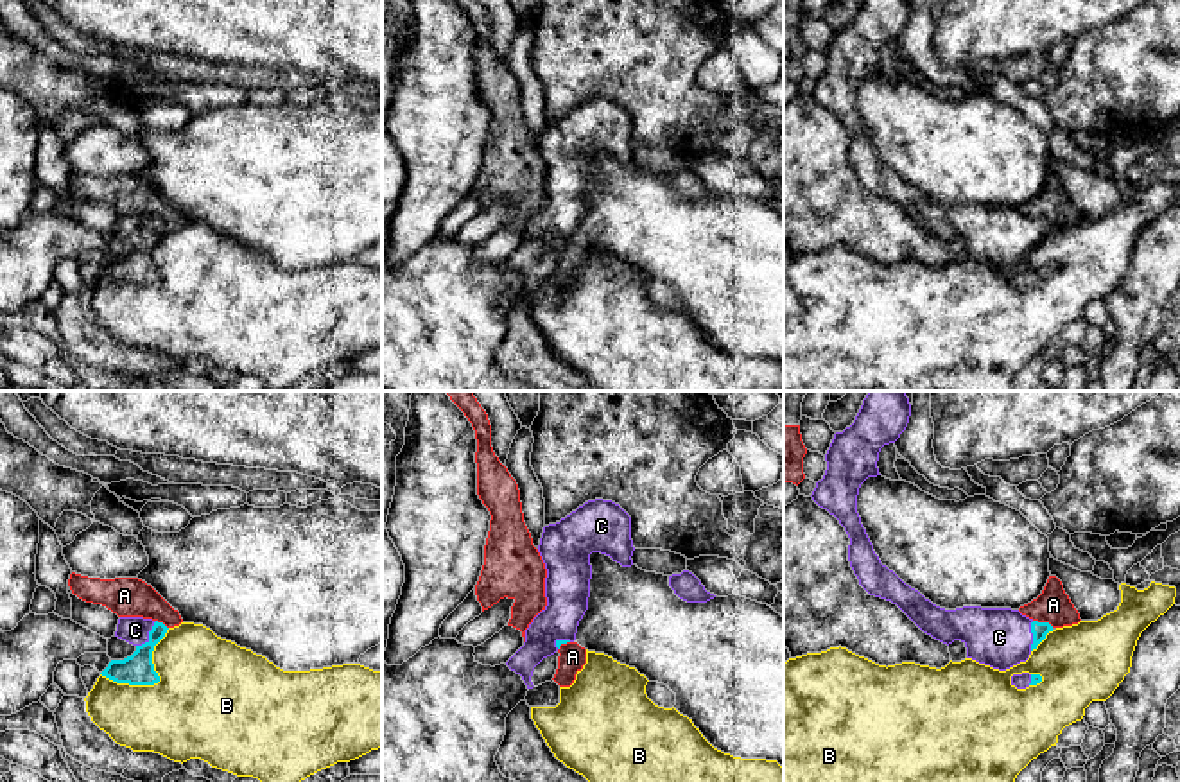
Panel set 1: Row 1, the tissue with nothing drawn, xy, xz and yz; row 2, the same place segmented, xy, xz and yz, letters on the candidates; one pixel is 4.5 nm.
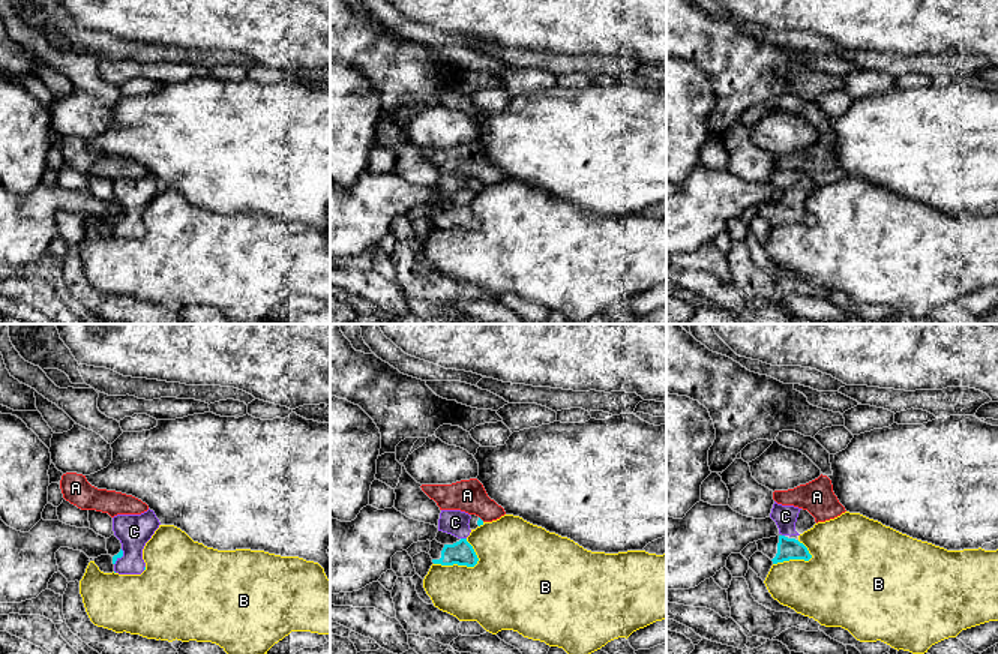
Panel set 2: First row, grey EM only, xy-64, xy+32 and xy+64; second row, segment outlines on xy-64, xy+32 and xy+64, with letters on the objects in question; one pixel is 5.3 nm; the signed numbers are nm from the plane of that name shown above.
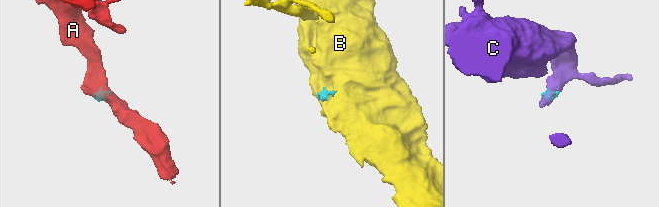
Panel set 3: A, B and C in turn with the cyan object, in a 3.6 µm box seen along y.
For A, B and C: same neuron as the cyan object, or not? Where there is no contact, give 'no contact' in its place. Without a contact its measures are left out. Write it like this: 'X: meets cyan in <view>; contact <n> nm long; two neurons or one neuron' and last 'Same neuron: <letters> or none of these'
A: meets cyan in yz; contact 100 nm long; two neurons
B: meets cyan in xy; contact 380 nm long; two neurons
C: meets cyan in xy; contact 150 nm long; one neuron
Same neuron: C

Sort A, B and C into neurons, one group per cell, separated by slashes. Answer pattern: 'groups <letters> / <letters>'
groups A / B / C

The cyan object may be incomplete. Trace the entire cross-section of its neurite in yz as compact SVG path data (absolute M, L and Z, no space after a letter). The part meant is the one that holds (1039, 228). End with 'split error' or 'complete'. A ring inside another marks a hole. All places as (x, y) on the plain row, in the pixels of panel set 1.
M863 0L854 22L836 30L825 52L827 68L812 99L845 126L848 160L859 183L875 196L897 203L924 231L952 242L961 239L967 256L1006 269L1026 260L1053 224L1011 206L963 204L945 208L906 183L881 161L857 111L857 93L868 75L877 75L879 50L895 41L911 14L909 0Z; split error

